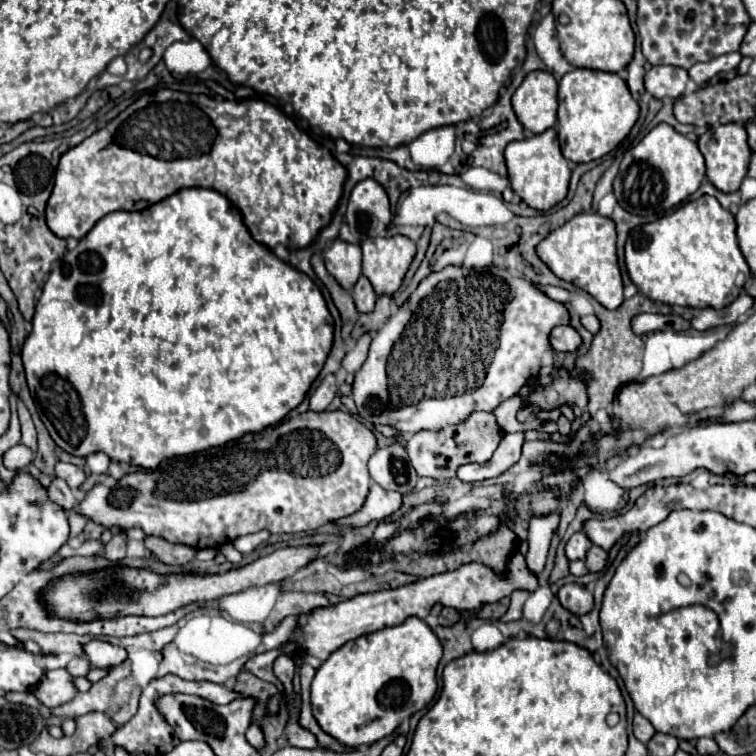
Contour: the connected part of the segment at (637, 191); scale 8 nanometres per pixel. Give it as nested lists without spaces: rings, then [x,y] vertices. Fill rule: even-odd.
[[[658,124],[624,156],[614,180],[614,190],[618,204],[624,210],[648,220],[658,220],[694,194],[702,184],[704,174],[704,156],[700,154],[696,142],[674,130],[670,124]]]

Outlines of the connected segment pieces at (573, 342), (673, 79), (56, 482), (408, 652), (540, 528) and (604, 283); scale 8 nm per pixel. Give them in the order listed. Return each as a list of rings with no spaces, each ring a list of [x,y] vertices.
[[[556,326],[552,328],[552,336],[548,336],[552,350],[558,352],[572,352],[580,346],[580,336],[572,326]]]
[[[652,66],[644,76],[646,90],[654,98],[664,98],[664,96],[678,98],[684,94],[686,82],[688,82],[688,72],[678,66]]]
[[[54,478],[52,482],[50,482],[50,486],[46,488],[46,492],[48,492],[48,498],[52,500],[52,502],[56,502],[58,506],[62,506],[64,510],[72,510],[72,506],[76,504],[76,496],[74,496],[74,492],[68,488],[68,484],[64,482],[64,480],[60,480],[60,478]]]
[[[408,616],[398,626],[388,626],[346,642],[342,648],[334,650],[328,656],[328,660],[324,660],[324,664],[316,670],[312,682],[312,712],[320,728],[330,736],[334,736],[338,742],[352,748],[358,748],[360,744],[374,744],[376,740],[390,736],[402,720],[404,702],[410,704],[412,712],[418,712],[434,698],[438,690],[436,668],[440,656],[442,656],[442,644],[438,636],[424,620],[416,616]]]
[[[554,510],[546,516],[530,516],[526,564],[534,574],[538,574],[544,568],[550,540],[554,530],[558,528],[558,522],[560,522],[560,510]]]
[[[596,212],[576,214],[564,226],[550,232],[536,246],[536,254],[558,278],[582,288],[584,292],[600,300],[604,308],[616,310],[624,302],[622,276],[616,256],[616,226],[610,218],[604,218]]]

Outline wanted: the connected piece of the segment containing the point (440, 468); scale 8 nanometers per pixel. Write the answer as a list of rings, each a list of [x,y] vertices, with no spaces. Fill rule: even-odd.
[[[472,412],[472,416],[464,420],[464,424],[412,434],[406,442],[406,450],[408,450],[408,456],[418,476],[430,476],[434,480],[444,480],[444,478],[454,478],[456,470],[462,464],[490,460],[500,440],[502,440],[502,430],[496,418],[490,412]]]

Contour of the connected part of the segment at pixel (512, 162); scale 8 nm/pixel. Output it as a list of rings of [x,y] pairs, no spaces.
[[[548,128],[546,132],[536,134],[532,138],[510,142],[506,146],[504,156],[506,156],[510,186],[528,206],[536,210],[550,210],[560,200],[564,200],[568,192],[570,166],[568,166],[568,160],[560,152],[558,134],[554,128]]]

